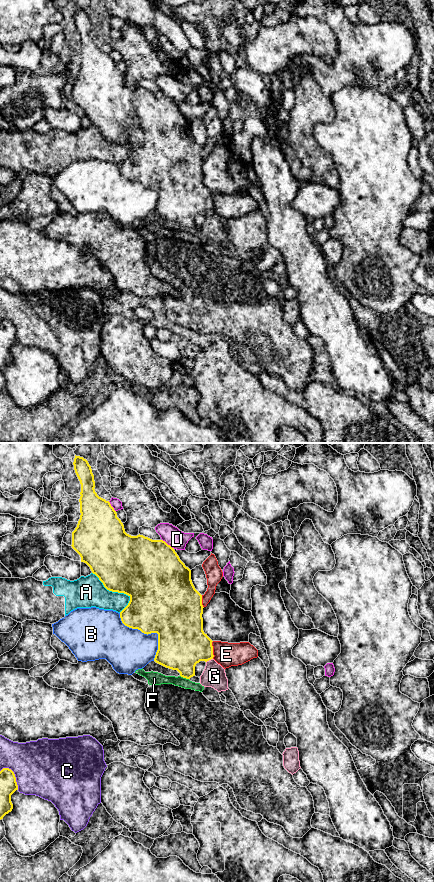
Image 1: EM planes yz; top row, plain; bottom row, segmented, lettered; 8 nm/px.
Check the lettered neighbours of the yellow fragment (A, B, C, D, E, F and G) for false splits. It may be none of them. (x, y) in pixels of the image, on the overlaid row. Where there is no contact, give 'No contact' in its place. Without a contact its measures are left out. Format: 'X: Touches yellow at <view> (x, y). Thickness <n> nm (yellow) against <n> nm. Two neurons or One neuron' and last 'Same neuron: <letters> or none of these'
A: Touches yellow at yz (117, 591). Thickness 480 nm (yellow) against 260 nm. Two neurons
B: Touches yellow at yz (148, 633). Thickness 460 nm (yellow) against 360 nm. Two neurons
C: Touches yellow at yz (14, 776). Thickness 140 nm (yellow) against 460 nm. Two neurons
D: Touches yellow at yz (167, 544). Thickness 500 nm (yellow) against 150 nm. Two neurons
E: Touches yellow at yz (212, 650). Thickness 400 nm (yellow) against 190 nm. Two neurons
F: Touches yellow at yz (184, 677). Thickness 380 nm (yellow) against 110 nm. Two neurons
G: Touches yellow at yz (209, 659). Thickness 380 nm (yellow) against 180 nm. Two neurons
Same neuron: none of these

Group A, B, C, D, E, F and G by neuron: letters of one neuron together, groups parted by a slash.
A / B / C / D / E / F G

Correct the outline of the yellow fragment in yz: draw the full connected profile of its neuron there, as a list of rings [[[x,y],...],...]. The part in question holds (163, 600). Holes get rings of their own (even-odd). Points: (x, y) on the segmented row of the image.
[[[75,455],[73,465],[81,484],[81,515],[72,532],[72,548],[107,590],[130,597],[128,605],[120,612],[122,623],[147,635],[158,634],[154,661],[190,679],[195,676],[197,663],[214,657],[213,641],[203,631],[202,595],[192,583],[191,570],[165,541],[127,534],[110,502],[95,492],[94,475],[88,461]]]

